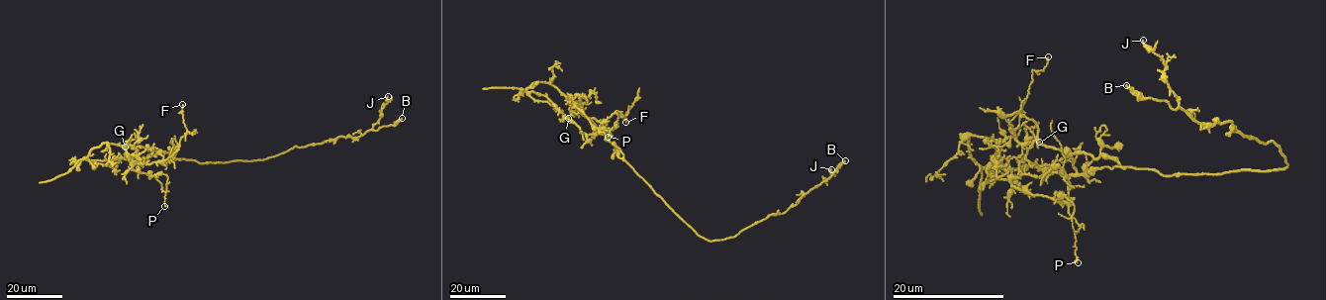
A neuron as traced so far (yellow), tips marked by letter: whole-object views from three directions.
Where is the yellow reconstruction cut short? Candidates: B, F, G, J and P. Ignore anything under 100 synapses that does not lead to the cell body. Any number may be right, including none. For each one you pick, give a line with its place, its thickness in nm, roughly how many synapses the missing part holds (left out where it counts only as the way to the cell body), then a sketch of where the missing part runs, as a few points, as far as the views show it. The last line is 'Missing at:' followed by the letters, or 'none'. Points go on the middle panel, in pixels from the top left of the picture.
Missing at: none

